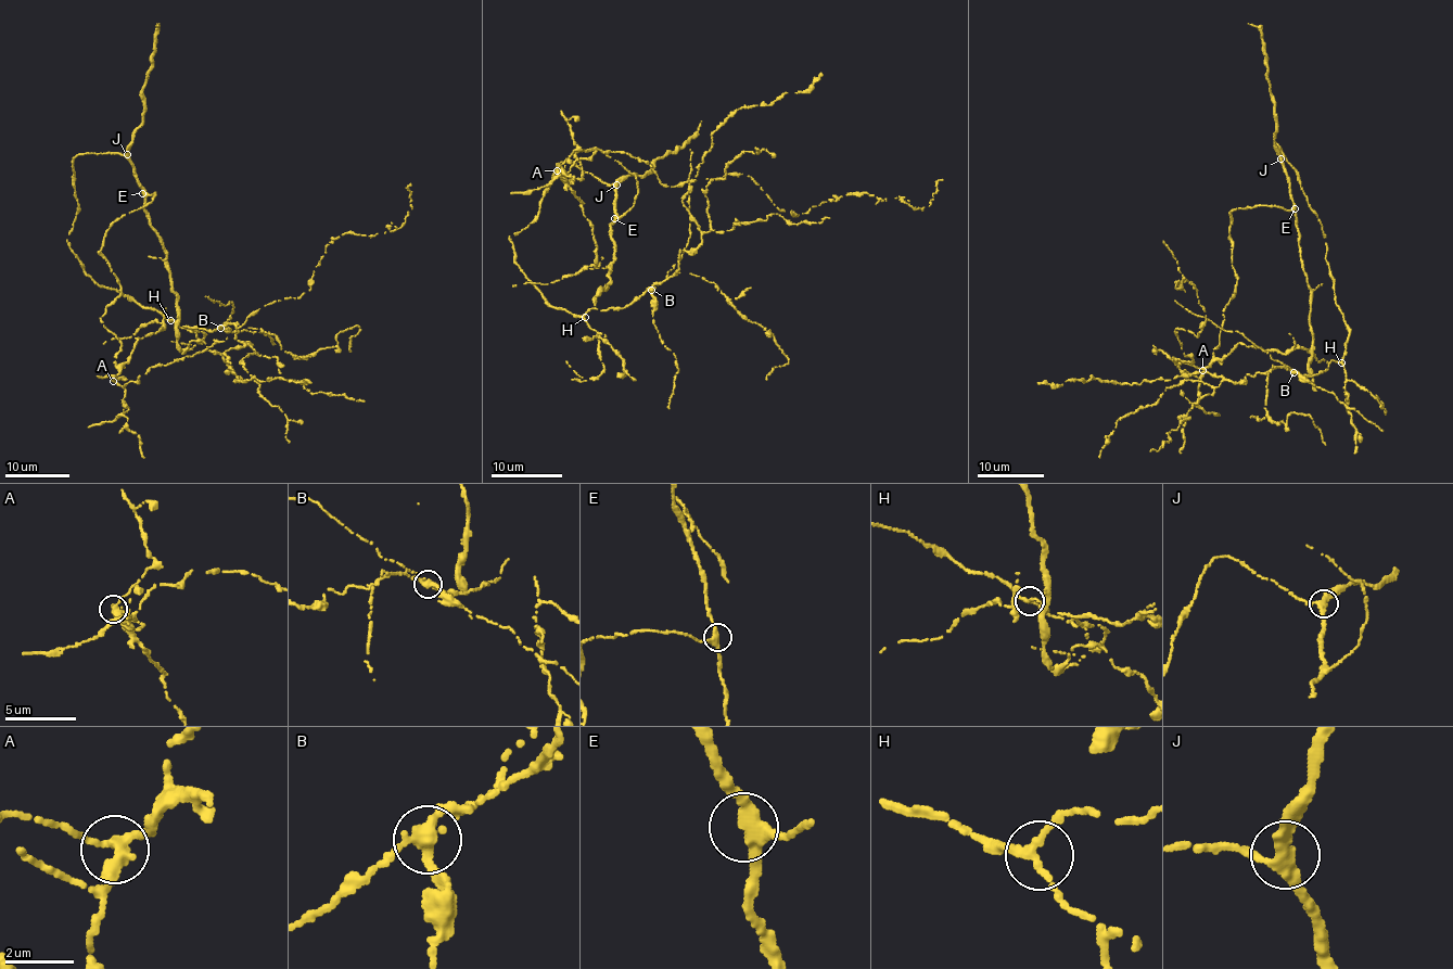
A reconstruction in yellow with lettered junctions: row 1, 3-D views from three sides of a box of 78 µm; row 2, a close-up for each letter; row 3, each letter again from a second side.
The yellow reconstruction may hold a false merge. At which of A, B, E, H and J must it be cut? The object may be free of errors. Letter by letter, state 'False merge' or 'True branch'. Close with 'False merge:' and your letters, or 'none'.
A: True branch
B: False merge
E: True branch
H: True branch
J: True branch
False merge: B

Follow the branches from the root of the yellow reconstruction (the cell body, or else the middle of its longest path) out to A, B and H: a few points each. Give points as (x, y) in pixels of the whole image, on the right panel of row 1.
A: (1285, 209), (1256, 204), (1231, 213), (1231, 262), (1237, 285), (1224, 308), (1220, 345), (1211, 364), (1202, 370)
B: (1285, 209), (1292, 202), (1276, 142), (1321, 221), (1334, 298), (1349, 330), (1339, 360), (1312, 375), (1295, 371)
H: (1285, 209), (1292, 208), (1292, 202), (1284, 155), (1276, 142), (1321, 221), (1334, 298), (1349, 330), (1341, 362)

